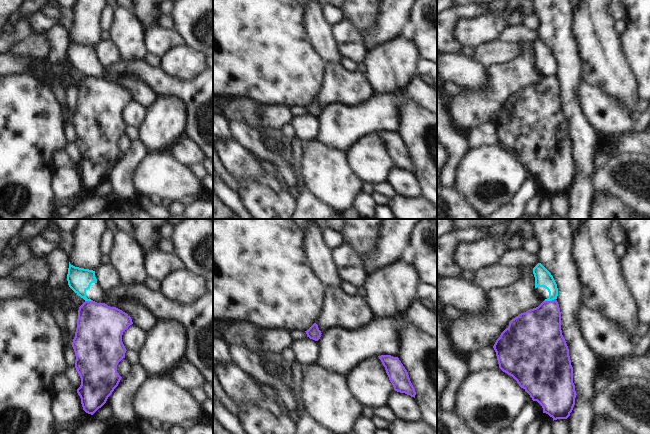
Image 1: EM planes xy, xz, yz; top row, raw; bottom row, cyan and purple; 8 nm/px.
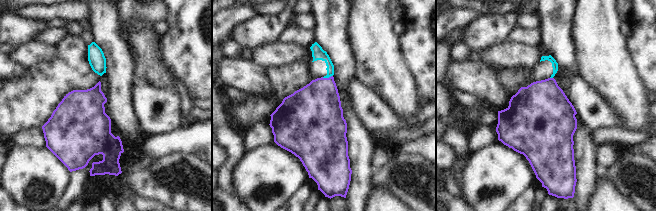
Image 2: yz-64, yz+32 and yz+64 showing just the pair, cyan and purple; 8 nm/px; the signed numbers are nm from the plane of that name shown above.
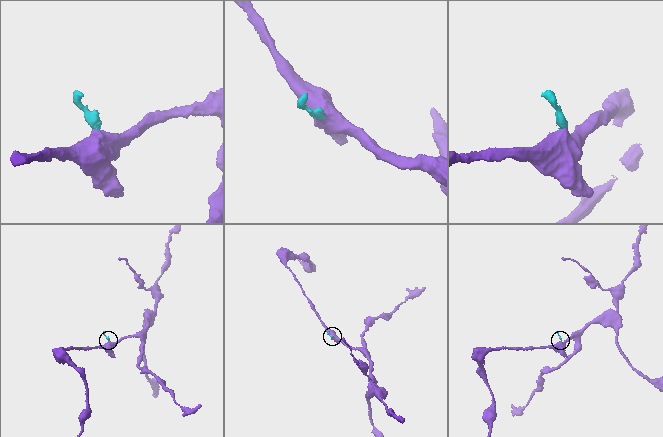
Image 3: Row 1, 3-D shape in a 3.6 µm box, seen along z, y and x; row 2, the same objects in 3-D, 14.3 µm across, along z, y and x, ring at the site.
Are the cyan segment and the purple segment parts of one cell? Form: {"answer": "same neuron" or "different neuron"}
{"answer": "different neuron"}

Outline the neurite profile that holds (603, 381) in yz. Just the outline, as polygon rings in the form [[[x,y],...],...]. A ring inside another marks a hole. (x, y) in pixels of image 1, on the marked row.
[[[600,374],[598,378],[595,381],[594,389],[596,392],[602,392],[606,390],[612,383],[612,380],[610,377],[608,377],[606,374]]]

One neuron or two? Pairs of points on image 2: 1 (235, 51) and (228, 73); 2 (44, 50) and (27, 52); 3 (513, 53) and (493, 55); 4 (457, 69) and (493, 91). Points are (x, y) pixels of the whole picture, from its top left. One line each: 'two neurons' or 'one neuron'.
1: two neurons
2: one neuron
3: one neuron
4: one neuron

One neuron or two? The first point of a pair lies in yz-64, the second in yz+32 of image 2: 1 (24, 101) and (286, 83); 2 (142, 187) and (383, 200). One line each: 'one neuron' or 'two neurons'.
1: one neuron
2: two neurons

